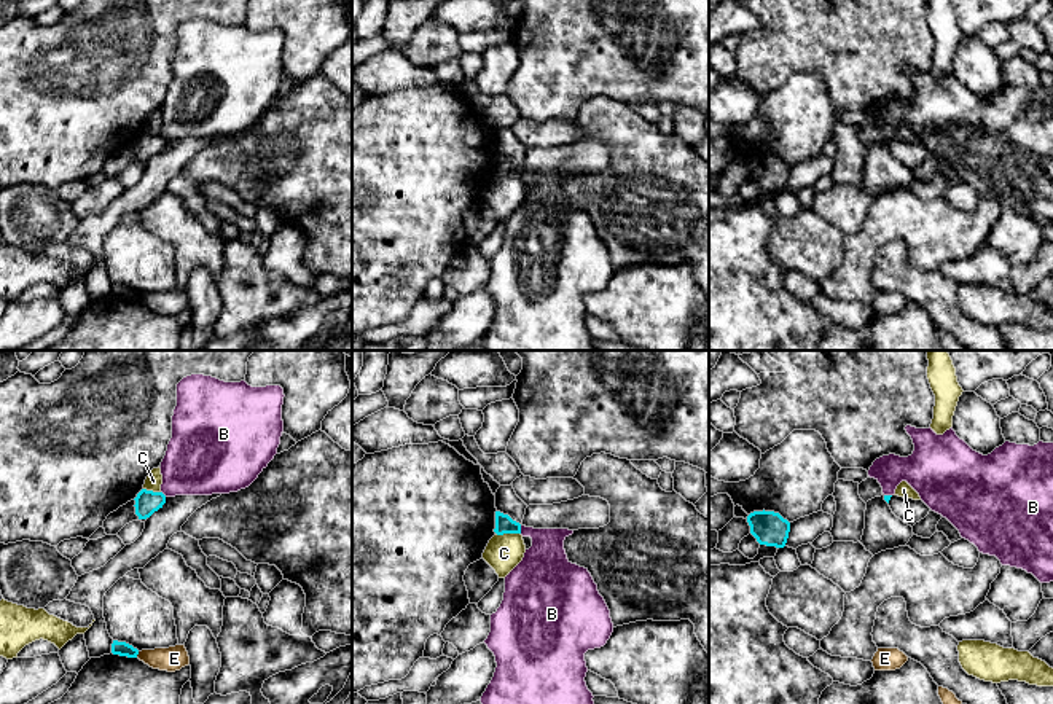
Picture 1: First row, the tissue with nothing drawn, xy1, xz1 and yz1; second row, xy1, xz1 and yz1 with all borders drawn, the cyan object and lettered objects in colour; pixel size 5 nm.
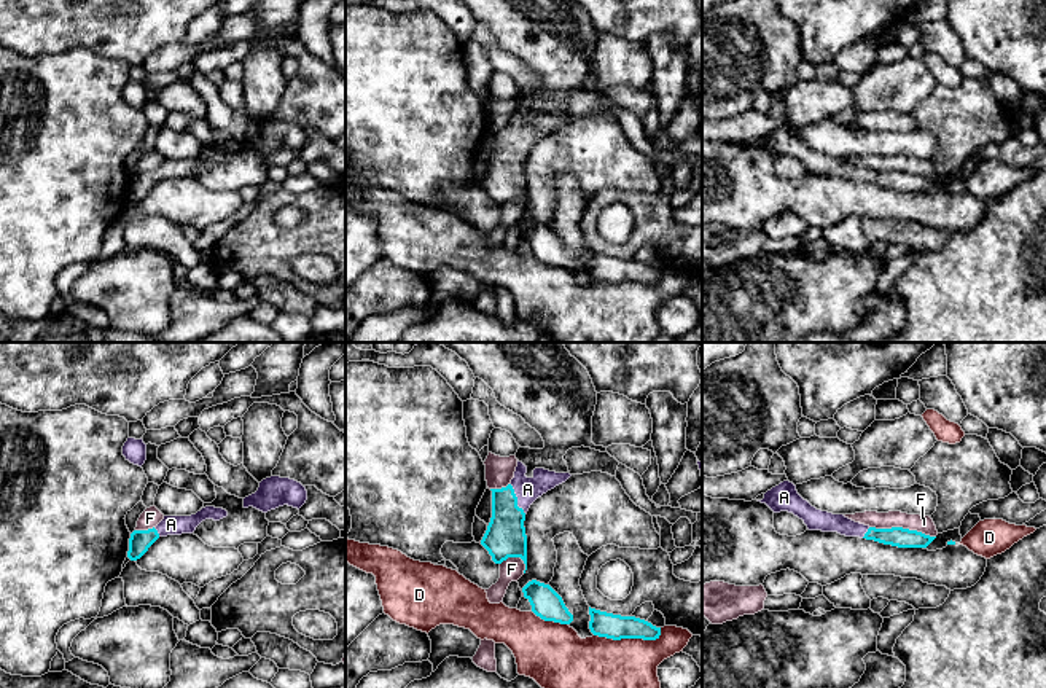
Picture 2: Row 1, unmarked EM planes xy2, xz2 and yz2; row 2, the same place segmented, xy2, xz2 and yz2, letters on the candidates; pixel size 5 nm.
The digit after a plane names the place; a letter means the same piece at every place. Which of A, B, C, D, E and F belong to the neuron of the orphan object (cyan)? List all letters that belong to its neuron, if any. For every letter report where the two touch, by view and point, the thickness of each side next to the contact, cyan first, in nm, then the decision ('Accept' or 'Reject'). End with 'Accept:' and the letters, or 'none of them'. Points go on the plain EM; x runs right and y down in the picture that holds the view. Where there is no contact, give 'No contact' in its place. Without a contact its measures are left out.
A: Touches cyan at xz2 (516, 142). Thickness 200 nm (cyan) against 130 nm. Accept
B: Touches cyan at xz1 (520, 172). Thickness 100 nm (cyan) against 260 nm. Reject
C: Touches cyan at xz1 (508, 176). Thickness 100 nm (cyan) against 180 nm. Reject
D: Touches cyan at xz2 (629, 281). Thickness 130 nm (cyan) against 440 nm. Reject
E: Touches cyan at xy1 (137, 297). Thickness 70 nm (cyan) against 120 nm. Reject
F: Touches cyan at yz2 (901, 171). Thickness 100 nm (cyan) against 90 nm. Reject
Accept: A

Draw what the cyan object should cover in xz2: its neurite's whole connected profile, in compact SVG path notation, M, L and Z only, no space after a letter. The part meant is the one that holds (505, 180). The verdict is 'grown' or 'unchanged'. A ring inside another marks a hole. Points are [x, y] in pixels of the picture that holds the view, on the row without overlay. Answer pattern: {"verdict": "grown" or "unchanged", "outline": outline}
{"verdict": "grown", "outline": "M517 104L511 126L502 132L490 132L492 161L481 188L495 207L502 207L508 201L521 201L527 213L525 158L538 140L565 126L572 118L544 111L535 111L532 121L527 121L525 116L527 110Z"}

